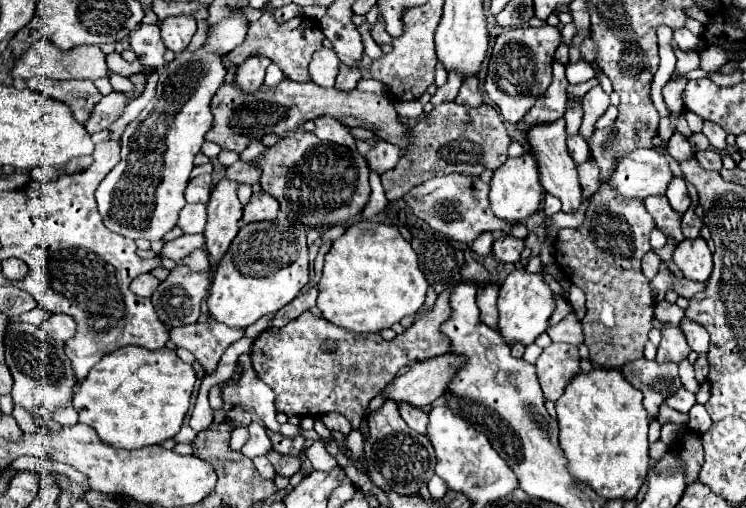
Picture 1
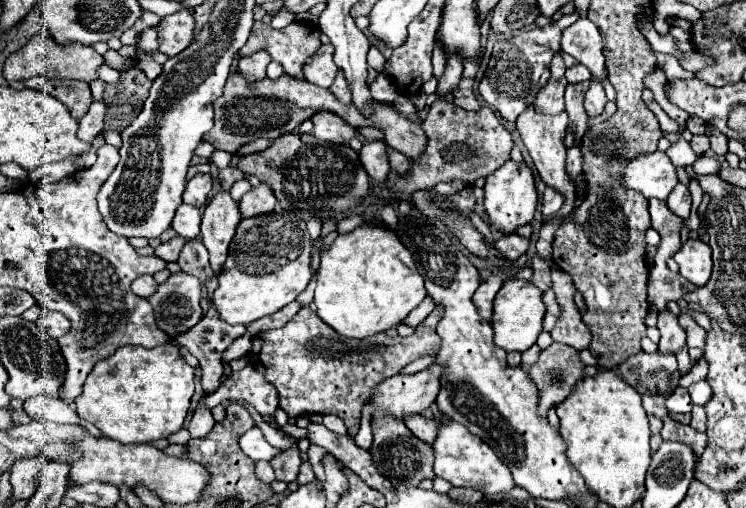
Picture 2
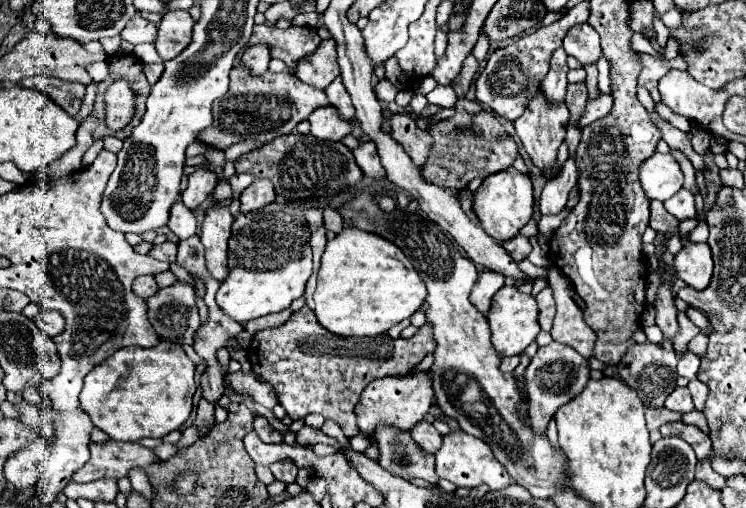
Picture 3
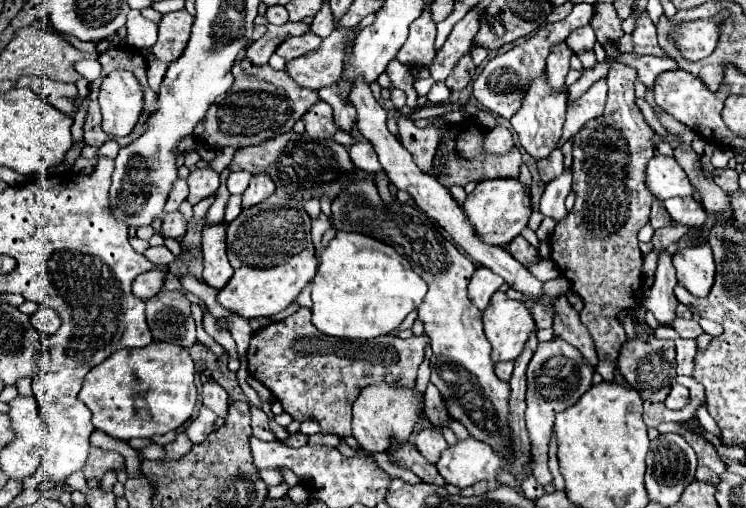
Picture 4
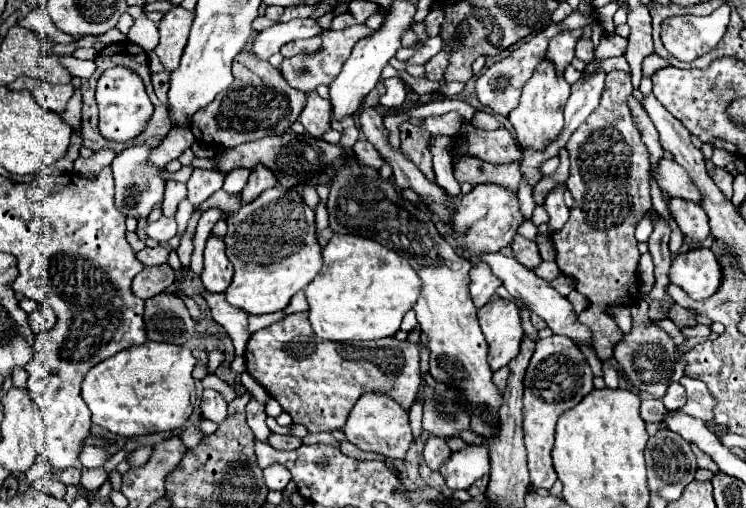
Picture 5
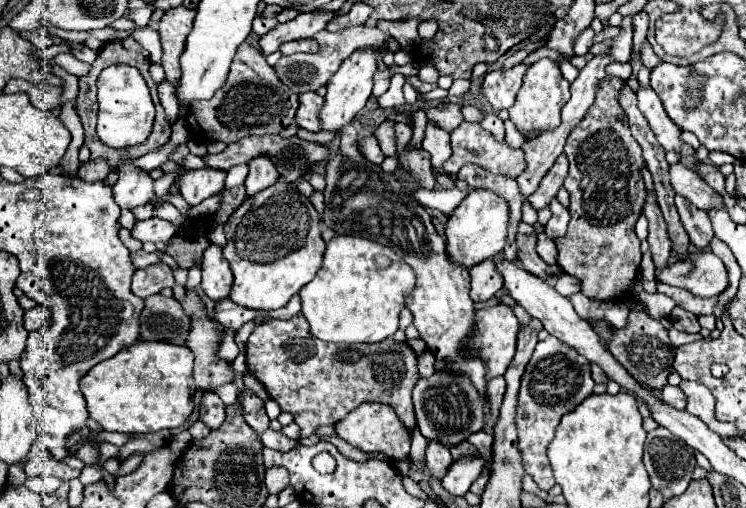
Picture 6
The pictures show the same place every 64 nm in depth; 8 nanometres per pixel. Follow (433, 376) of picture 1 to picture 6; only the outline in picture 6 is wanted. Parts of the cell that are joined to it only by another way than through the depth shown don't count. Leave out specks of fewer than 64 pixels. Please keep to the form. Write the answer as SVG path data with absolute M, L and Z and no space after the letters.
M364 402L334 428L342 440L360 448L362 452L380 452L386 454L390 460L402 460L410 452L410 432L408 428L404 428L404 424L400 424L400 416L396 416L396 410L388 408L388 404Z

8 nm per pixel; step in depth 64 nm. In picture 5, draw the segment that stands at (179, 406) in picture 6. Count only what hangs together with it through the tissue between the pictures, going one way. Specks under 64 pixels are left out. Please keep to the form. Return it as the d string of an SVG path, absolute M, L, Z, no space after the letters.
M158 342L132 346L96 364L86 374L86 378L82 380L82 400L88 404L94 424L124 438L134 438L134 436L142 436L150 432L176 430L186 424L186 420L190 418L194 410L194 394L196 394L196 386L192 378L194 366L196 366L196 358L190 354L186 346L158 344Z

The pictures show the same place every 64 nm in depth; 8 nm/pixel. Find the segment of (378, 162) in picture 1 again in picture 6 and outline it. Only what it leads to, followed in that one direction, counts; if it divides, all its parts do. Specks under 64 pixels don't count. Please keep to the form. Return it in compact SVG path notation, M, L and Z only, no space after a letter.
M368 134L366 138L362 138L358 142L358 148L360 148L362 156L368 158L372 164L380 166L384 162L384 154L382 154L382 150L380 150L380 146L378 146L378 142L376 142L376 138L372 134Z

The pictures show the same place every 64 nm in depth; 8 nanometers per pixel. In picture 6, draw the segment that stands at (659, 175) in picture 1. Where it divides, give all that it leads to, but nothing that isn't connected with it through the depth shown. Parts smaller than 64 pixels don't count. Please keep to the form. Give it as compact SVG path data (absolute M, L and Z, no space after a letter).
M682 164L670 166L670 184L676 194L684 196L696 208L710 210L710 208L724 206L722 196Z

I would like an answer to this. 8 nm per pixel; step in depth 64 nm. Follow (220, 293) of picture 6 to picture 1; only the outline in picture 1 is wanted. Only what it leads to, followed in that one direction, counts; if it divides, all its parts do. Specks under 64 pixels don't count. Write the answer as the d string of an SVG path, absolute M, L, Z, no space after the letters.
M222 178L208 202L208 224L204 230L208 252L218 262L228 250L230 242L236 238L242 220L242 204L236 196L240 182Z

